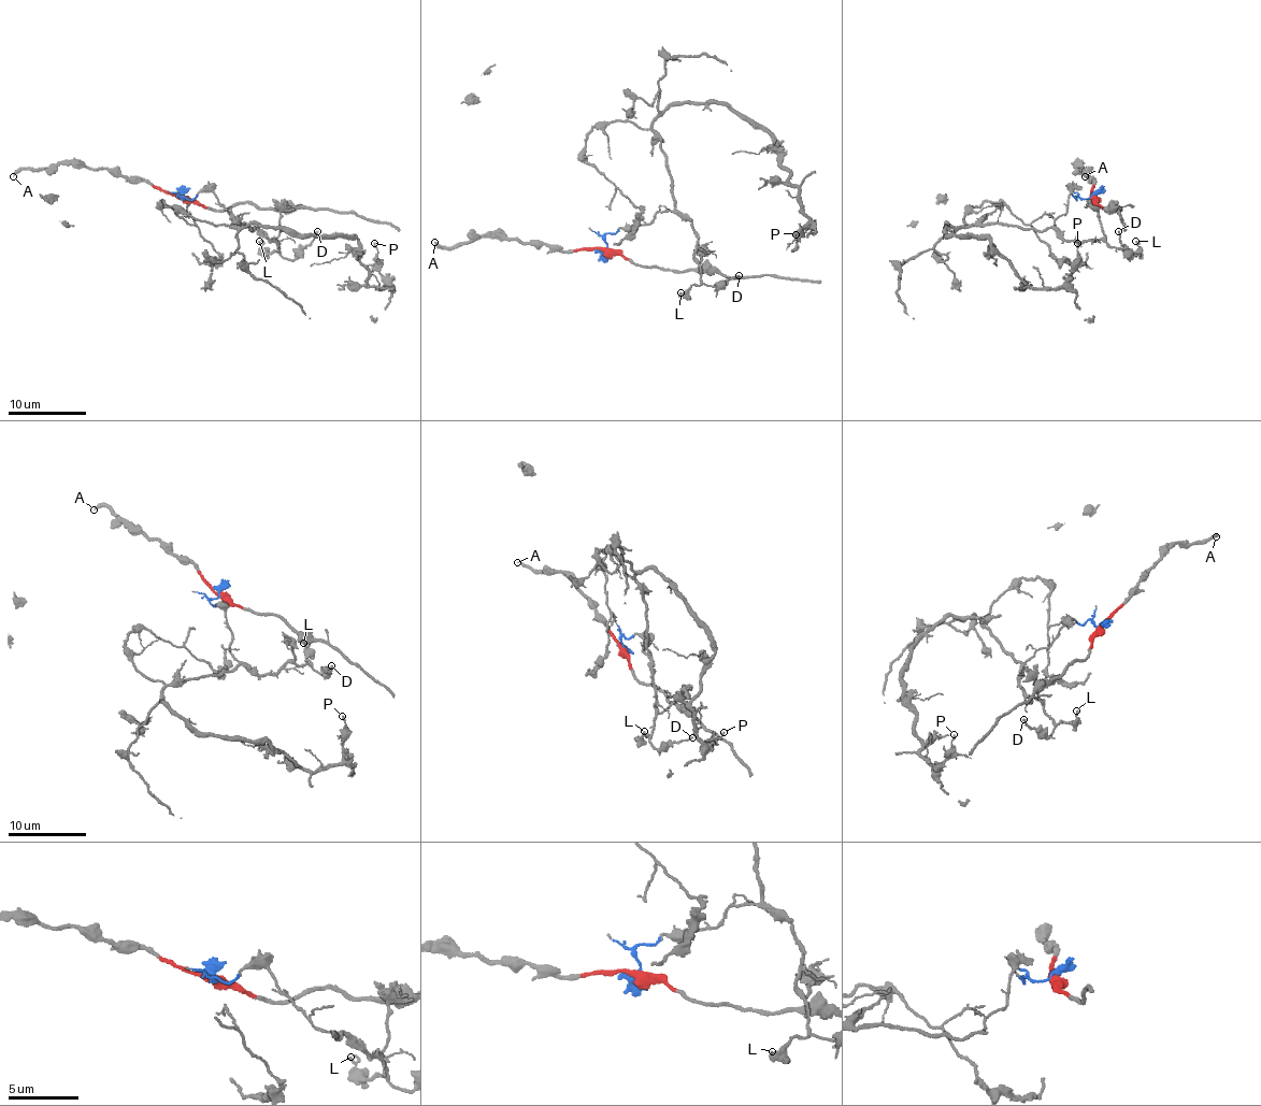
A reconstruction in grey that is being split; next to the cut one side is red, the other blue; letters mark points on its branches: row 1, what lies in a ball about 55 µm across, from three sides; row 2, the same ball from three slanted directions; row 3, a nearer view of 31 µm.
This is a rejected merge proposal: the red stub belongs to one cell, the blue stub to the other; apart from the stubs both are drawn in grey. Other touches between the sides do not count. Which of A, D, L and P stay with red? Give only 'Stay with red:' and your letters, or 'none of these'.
Stay with red: A

